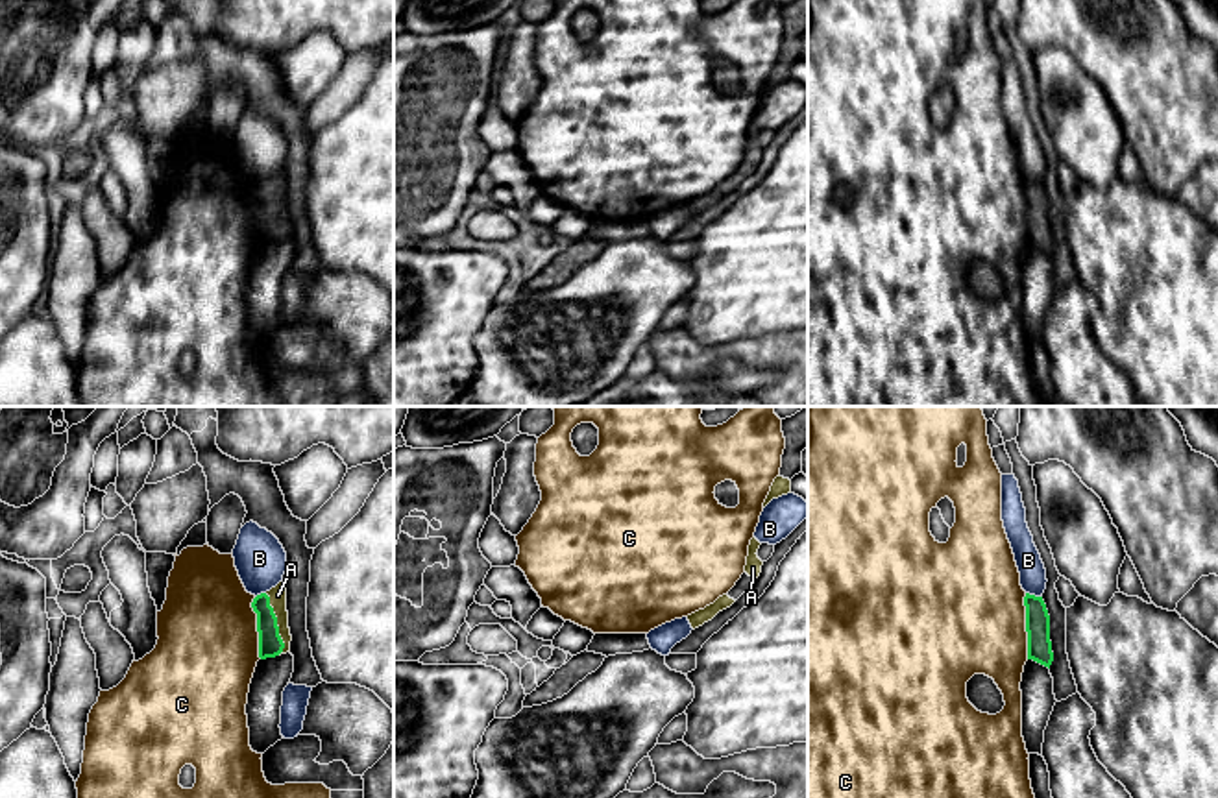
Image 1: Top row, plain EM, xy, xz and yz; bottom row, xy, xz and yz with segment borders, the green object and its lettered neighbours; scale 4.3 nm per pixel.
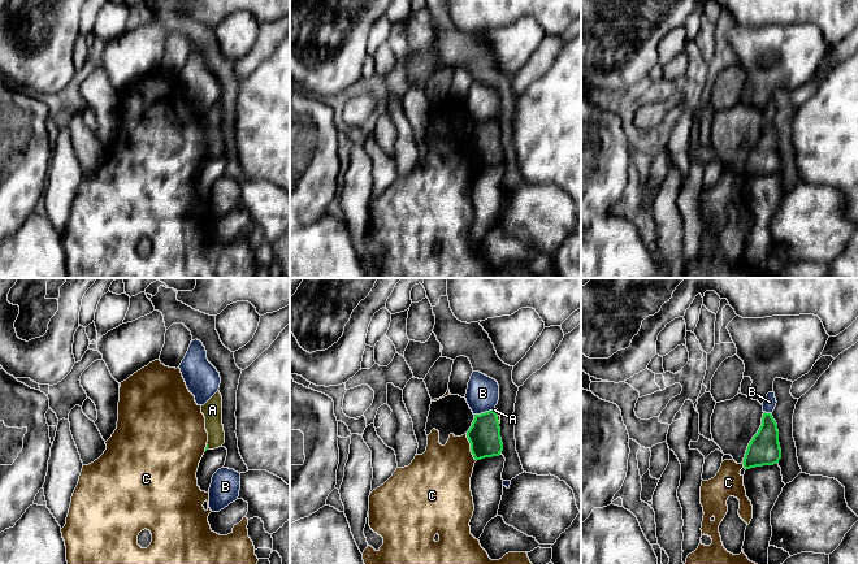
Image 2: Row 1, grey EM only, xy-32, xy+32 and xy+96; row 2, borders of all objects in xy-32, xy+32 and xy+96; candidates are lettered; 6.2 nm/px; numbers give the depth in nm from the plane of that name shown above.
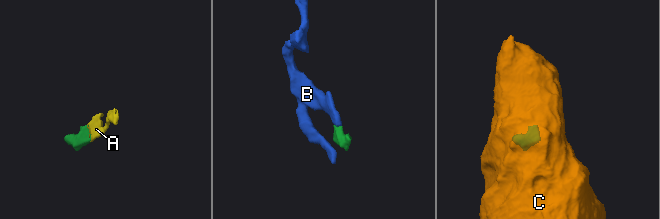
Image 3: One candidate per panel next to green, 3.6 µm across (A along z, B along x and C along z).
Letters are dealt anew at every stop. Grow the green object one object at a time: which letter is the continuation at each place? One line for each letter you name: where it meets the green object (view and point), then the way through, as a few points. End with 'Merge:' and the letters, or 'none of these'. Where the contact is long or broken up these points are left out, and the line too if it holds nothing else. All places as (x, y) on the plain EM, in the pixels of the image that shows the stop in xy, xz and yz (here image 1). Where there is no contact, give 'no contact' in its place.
A: contact xy (276, 211); way xy (270, 229), (276, 211), (278, 181)
Merge: A

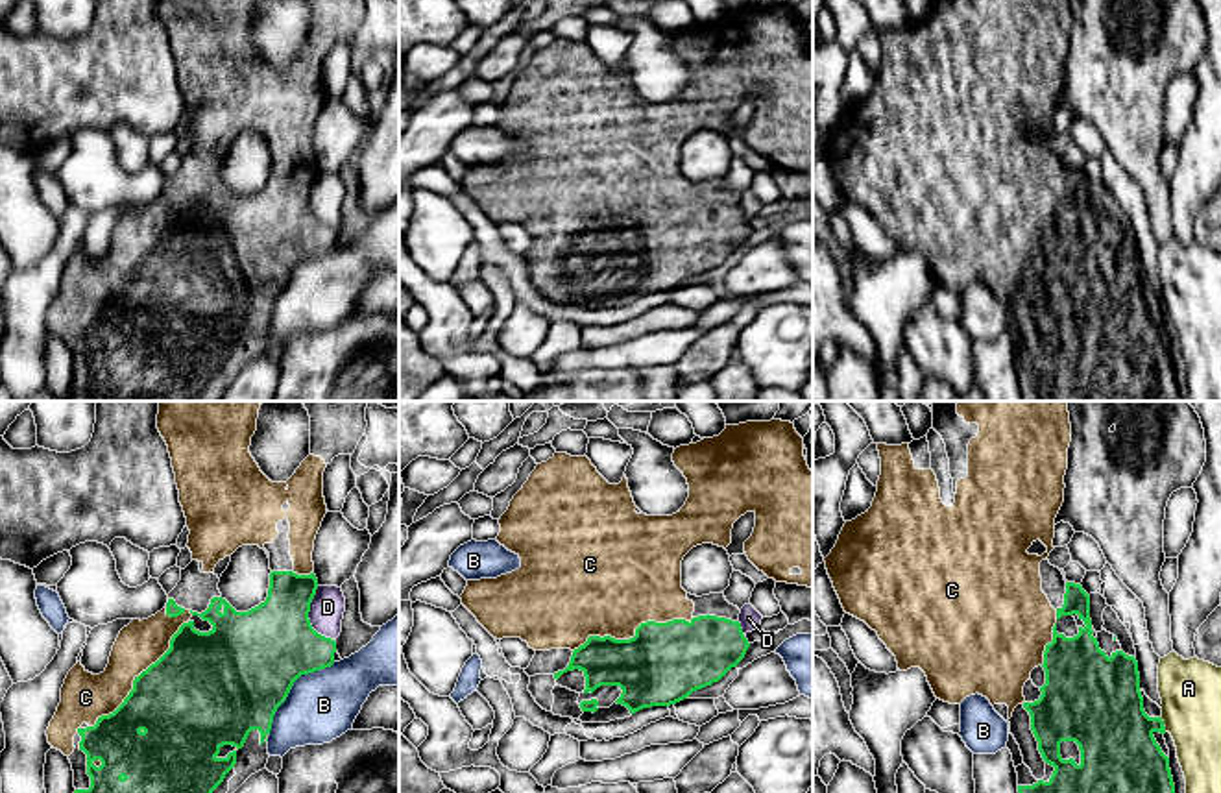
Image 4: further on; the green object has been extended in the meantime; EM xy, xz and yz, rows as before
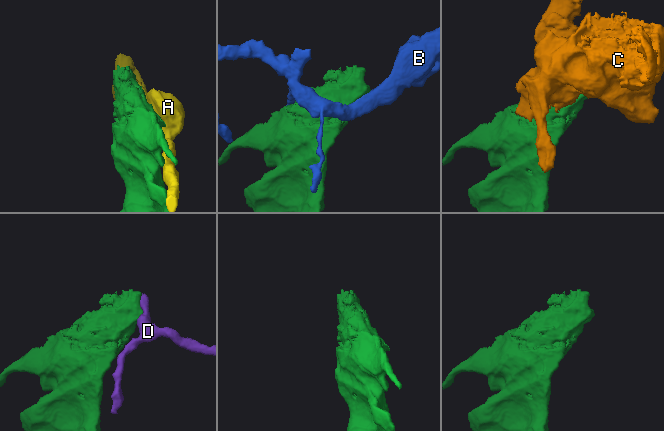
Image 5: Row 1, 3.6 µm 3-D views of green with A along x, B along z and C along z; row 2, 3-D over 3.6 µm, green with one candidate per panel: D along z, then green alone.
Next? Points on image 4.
C: contact xz (636, 220)
Merge: C

